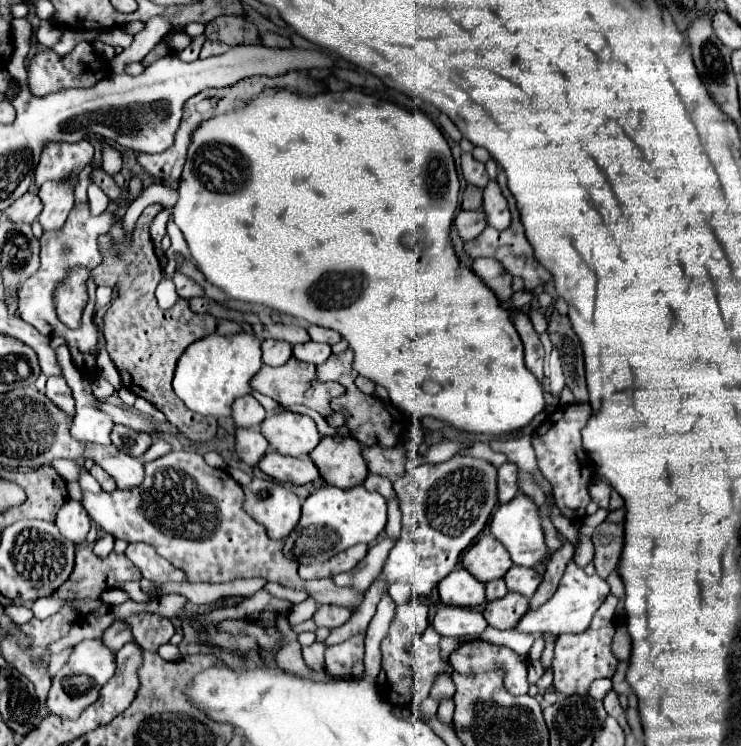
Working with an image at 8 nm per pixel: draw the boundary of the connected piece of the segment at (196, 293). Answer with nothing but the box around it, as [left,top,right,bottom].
[173,273,203,299]

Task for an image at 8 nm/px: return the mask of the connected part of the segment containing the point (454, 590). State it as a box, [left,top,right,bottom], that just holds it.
[437,567,485,607]

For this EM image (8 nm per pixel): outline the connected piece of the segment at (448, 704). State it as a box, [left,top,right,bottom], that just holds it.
[437,699,455,725]

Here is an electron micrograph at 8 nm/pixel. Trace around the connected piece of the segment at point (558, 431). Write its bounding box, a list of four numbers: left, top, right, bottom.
[531,403,595,521]

